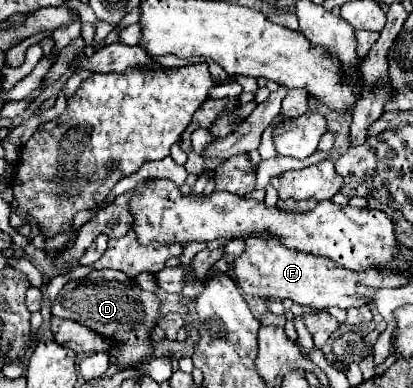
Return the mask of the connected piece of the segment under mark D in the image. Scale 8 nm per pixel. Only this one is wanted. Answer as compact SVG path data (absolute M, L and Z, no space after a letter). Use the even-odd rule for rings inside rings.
M102 269L92 271L88 277L70 281L58 293L52 303L52 315L62 319L72 319L94 333L116 343L116 355L112 357L118 369L136 367L148 355L152 355L152 331L158 325L160 317L160 299L152 293L144 293L136 279L124 275L122 271ZM138 297L138 299L136 299Z

